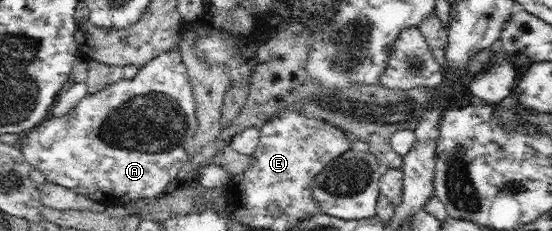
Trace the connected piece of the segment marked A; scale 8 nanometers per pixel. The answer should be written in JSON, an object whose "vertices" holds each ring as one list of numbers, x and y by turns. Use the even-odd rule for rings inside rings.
{"vertices":[[179,50,168,51,154,57,149,63,138,69,136,75,132,79,120,79,117,83,112,83,107,87,97,91,94,94,87,94,80,99,73,109,70,109,65,115,50,116,43,123,35,126,32,130,23,135,18,144,25,160,33,169,38,170,43,175,43,181,52,182,81,195,85,195,90,199,99,201,106,206,121,206,131,201,138,201,142,198,159,197,166,186,178,177,179,170,188,162,188,148,192,146,194,135,197,129,198,119,196,116,196,103,192,94,193,88,187,73,187,68,181,60]]}

